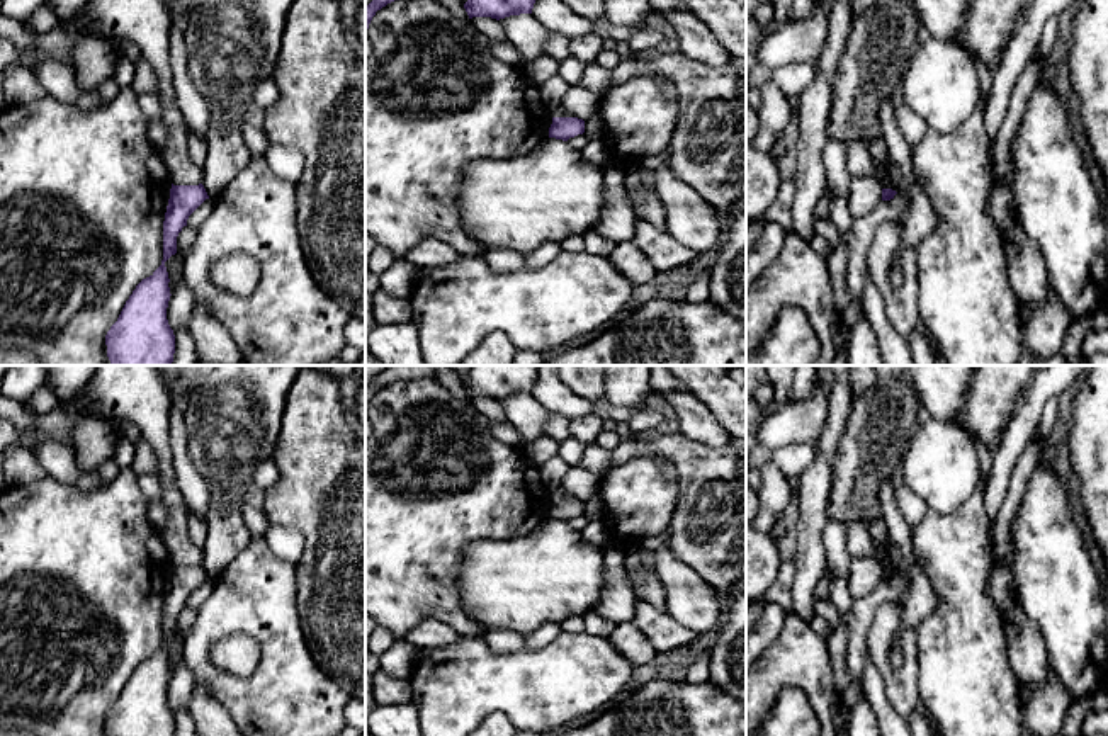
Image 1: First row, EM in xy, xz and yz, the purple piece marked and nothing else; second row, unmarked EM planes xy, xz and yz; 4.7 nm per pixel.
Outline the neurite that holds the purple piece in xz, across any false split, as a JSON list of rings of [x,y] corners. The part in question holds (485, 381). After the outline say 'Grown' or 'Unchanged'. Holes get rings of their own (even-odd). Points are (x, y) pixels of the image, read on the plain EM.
[[[471,365],[464,389],[472,398],[505,399],[532,394],[539,365]]]. Unchanged

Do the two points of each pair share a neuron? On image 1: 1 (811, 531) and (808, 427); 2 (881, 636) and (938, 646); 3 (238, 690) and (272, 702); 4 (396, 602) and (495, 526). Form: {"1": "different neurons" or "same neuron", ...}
{"1": "different neurons", "2": "different neurons", "3": "same neuron", "4": "same neuron"}

